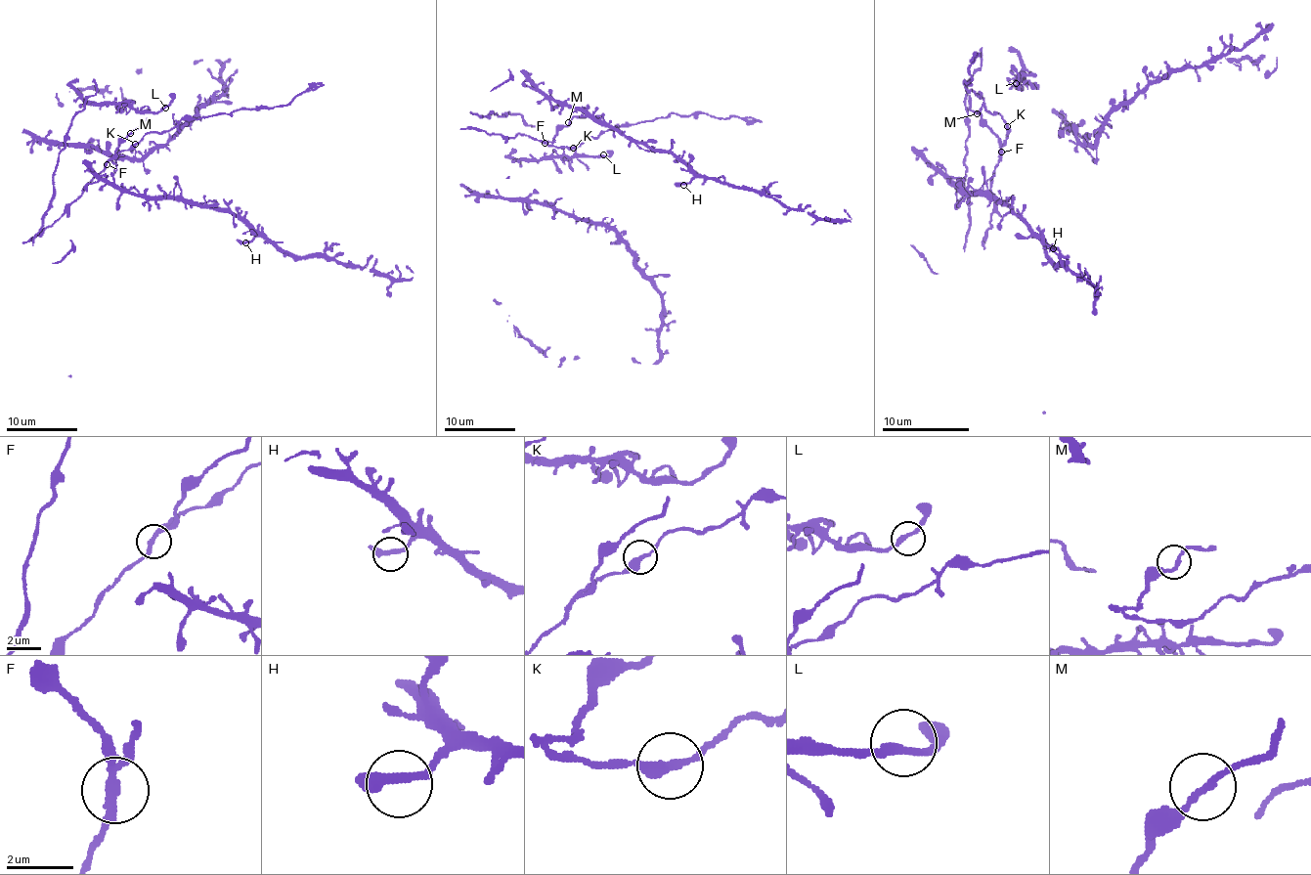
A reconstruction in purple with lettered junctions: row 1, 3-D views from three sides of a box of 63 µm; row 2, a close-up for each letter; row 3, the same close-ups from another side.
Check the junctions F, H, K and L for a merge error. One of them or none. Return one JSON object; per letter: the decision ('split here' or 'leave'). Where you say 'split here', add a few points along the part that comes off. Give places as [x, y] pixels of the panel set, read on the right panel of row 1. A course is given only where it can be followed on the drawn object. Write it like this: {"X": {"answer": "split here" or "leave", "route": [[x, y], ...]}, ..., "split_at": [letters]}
{"F": {"answer": "split here", "route": [[1001, 153], [998, 137], [970, 109], [968, 96]]}, "H": {"answer": "leave"}, "K": {"answer": "leave"}, "L": {"answer": "leave"}, "split_at": ["F"]}

